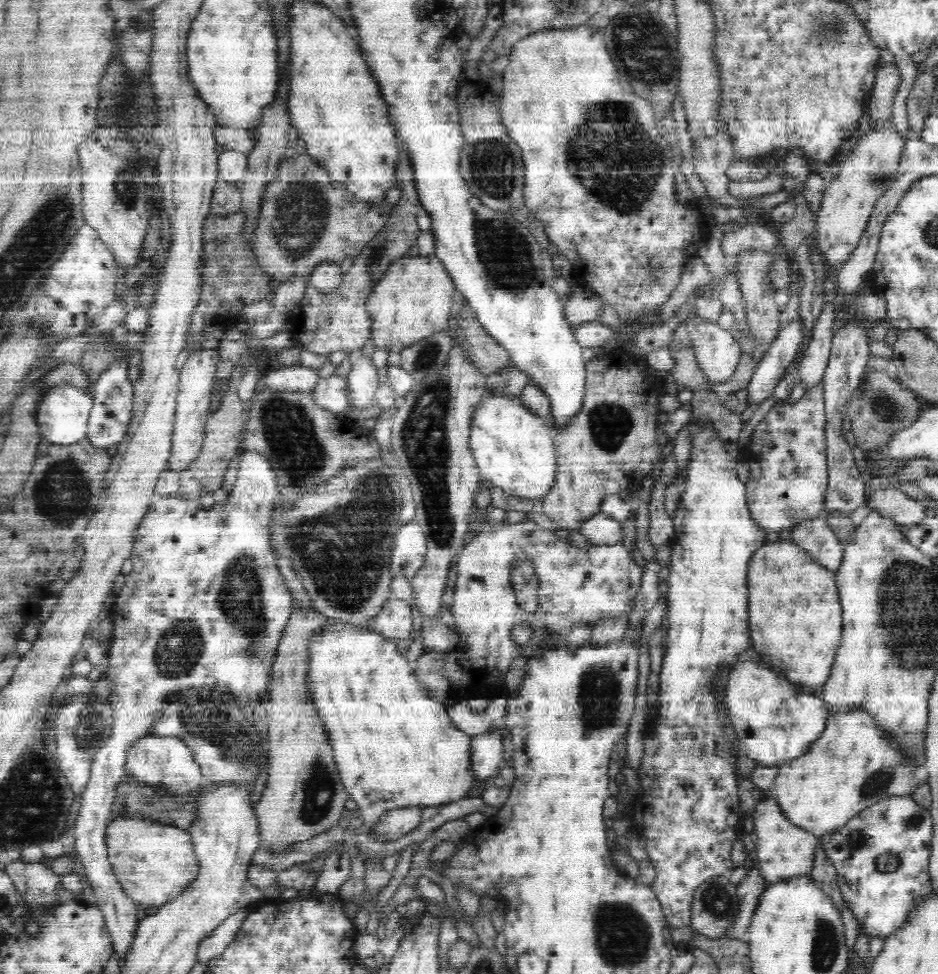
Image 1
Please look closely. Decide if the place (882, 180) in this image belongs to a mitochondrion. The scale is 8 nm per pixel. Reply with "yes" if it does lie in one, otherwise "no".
no

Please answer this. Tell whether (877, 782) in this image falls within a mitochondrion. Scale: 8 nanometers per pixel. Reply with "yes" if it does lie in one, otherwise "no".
yes

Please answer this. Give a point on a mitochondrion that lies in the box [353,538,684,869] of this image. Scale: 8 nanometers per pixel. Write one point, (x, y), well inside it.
(599, 689)

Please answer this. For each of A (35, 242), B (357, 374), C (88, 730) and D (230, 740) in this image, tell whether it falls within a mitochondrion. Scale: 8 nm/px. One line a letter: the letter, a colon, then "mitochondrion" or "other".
A: mitochondrion
B: other
C: mitochondrion
D: mitochondrion

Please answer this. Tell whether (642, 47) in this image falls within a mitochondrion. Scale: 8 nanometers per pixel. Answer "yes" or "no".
yes

